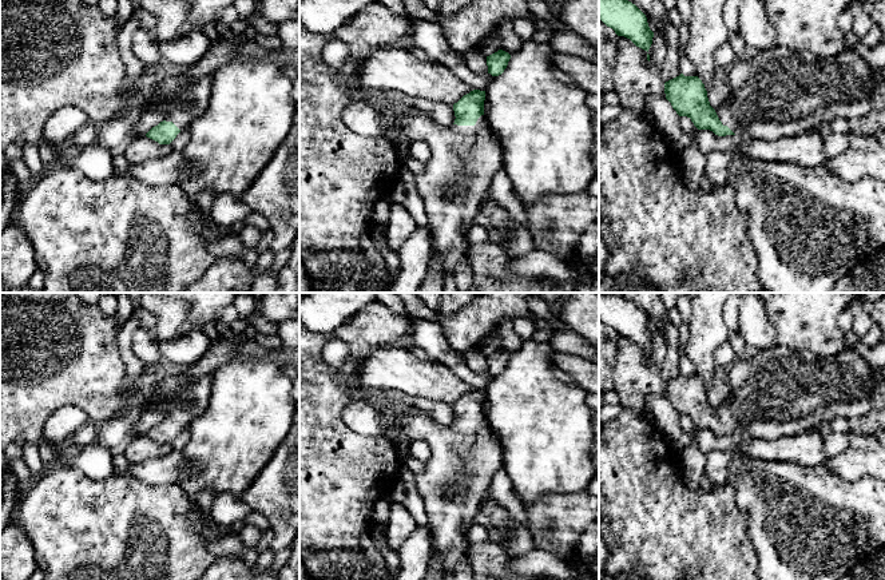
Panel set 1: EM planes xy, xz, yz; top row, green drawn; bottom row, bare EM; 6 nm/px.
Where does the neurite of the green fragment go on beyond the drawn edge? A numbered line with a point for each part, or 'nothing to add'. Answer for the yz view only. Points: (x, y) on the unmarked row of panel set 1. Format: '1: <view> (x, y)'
1: yz (780, 392)

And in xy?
1: xy (193, 400)

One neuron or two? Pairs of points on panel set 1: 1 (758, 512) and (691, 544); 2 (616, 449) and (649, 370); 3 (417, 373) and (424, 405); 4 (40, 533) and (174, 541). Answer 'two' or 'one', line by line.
1: two
2: two
3: two
4: one

